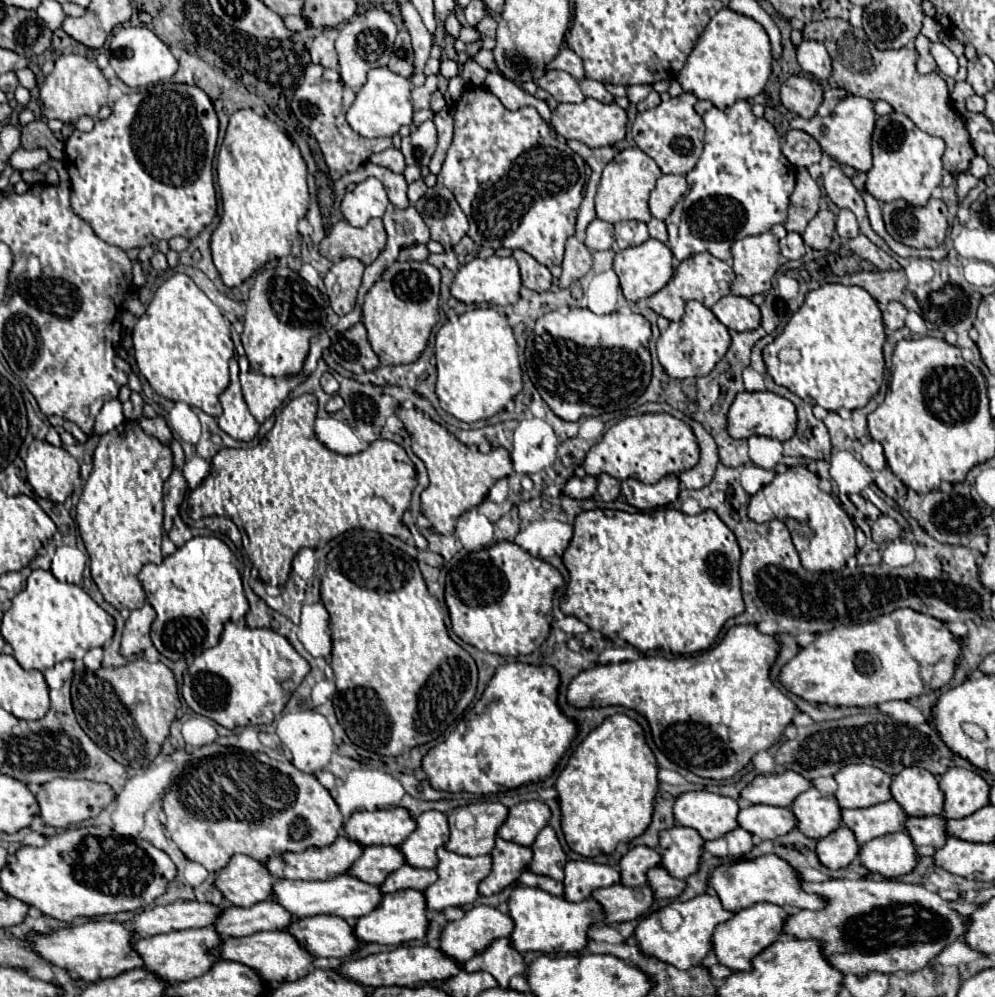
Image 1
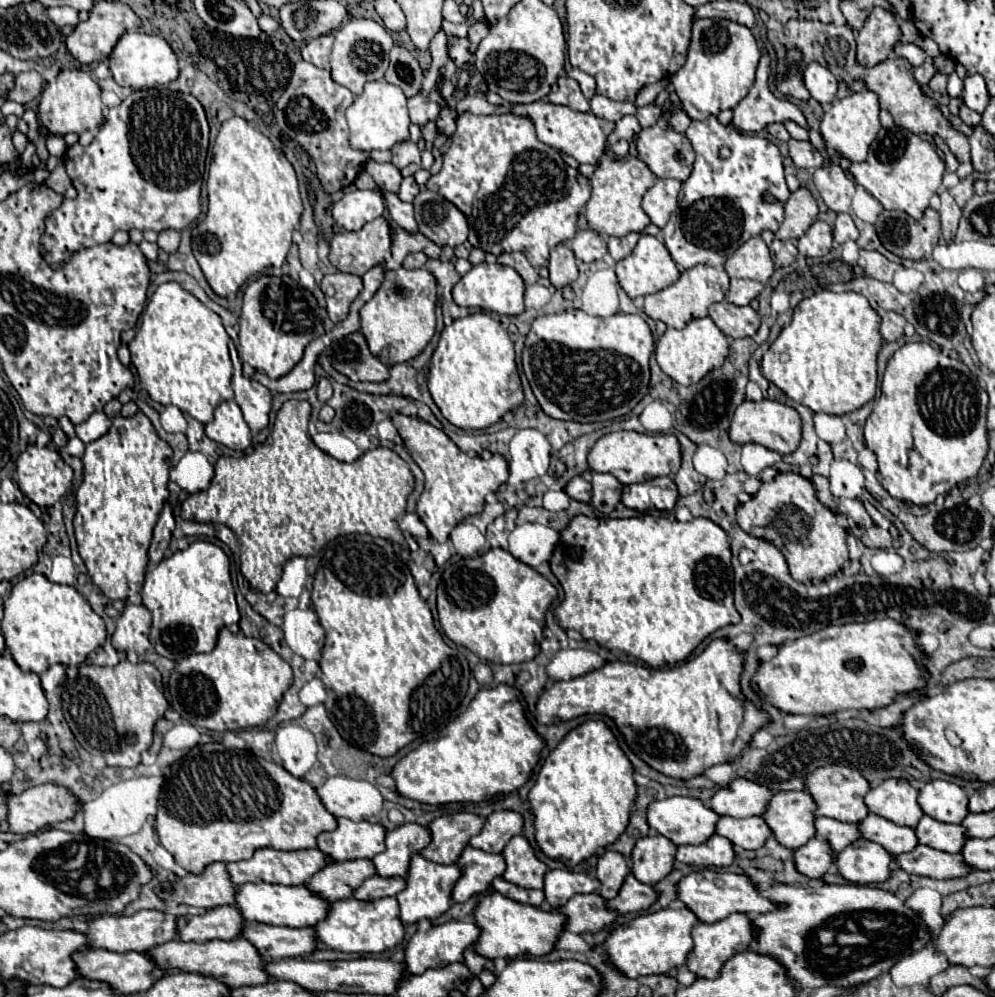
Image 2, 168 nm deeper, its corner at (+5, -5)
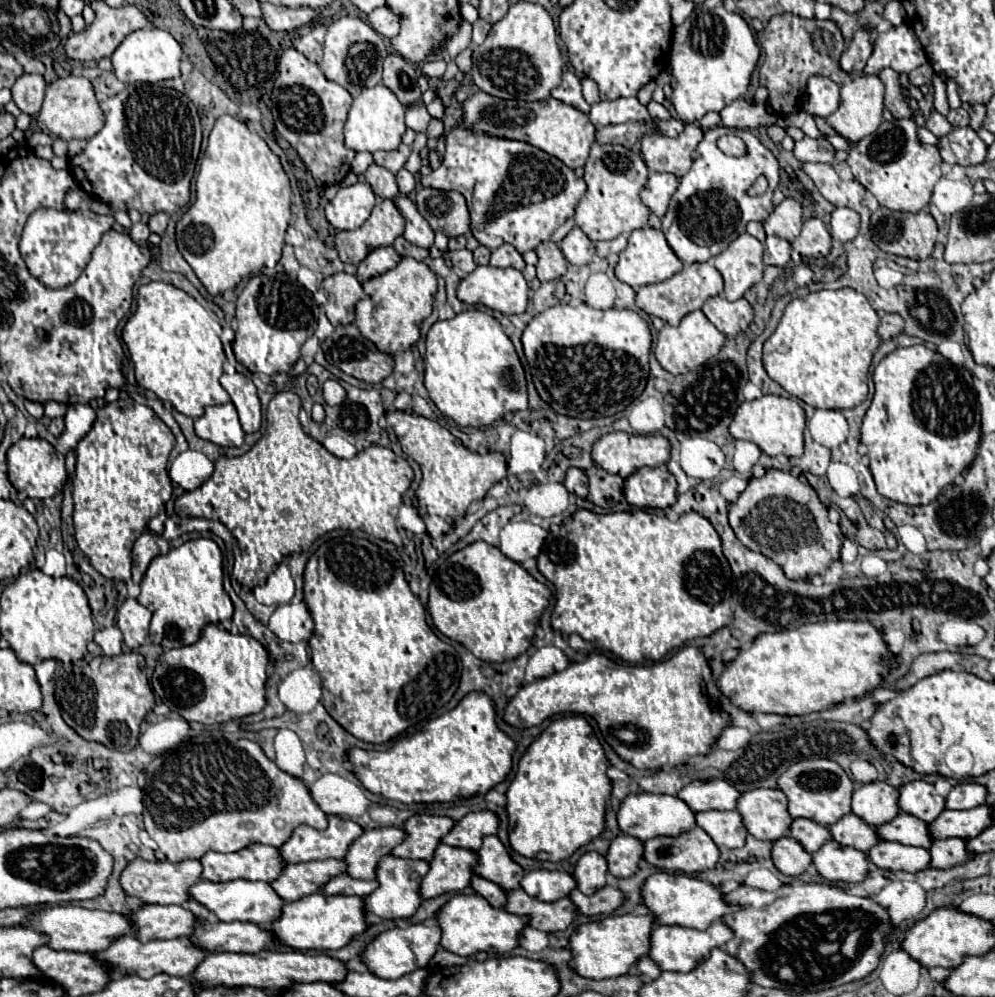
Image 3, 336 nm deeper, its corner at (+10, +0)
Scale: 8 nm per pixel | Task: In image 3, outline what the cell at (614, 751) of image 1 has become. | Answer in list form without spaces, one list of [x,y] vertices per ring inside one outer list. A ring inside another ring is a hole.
[[[581,715],[555,719],[527,749],[521,757],[517,775],[507,791],[507,813],[509,813],[509,841],[511,847],[538,861],[560,862],[569,859],[579,847],[591,843],[605,827],[607,801],[611,797],[611,779],[607,777],[607,755],[593,731]]]

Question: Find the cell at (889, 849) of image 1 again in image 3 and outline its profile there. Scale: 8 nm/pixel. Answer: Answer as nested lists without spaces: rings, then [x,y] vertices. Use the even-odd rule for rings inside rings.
[[[829,841],[813,853],[813,865],[833,883],[859,883],[869,873],[867,853],[837,845],[837,841]]]

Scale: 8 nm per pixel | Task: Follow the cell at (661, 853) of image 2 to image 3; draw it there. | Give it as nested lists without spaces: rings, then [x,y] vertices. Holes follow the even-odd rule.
[[[619,835],[613,839],[609,853],[607,853],[607,863],[609,871],[617,877],[633,877],[639,871],[639,861],[645,855],[645,843],[637,841],[637,837],[625,837]]]

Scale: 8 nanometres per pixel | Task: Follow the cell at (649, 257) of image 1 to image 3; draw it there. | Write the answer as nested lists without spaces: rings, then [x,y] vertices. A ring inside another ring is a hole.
[[[641,227],[631,233],[625,251],[619,253],[619,263],[615,265],[615,275],[619,281],[623,281],[631,287],[643,287],[643,285],[665,281],[665,279],[673,277],[679,269],[681,269],[681,261],[673,253],[673,249],[669,249],[665,235],[653,227]]]

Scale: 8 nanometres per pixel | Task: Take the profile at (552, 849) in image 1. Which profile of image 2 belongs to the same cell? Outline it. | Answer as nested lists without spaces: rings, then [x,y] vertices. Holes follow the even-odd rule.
[[[514,836],[502,850],[506,860],[506,870],[502,878],[520,888],[542,888],[542,878],[546,874],[546,866],[534,856],[532,846],[524,836]]]

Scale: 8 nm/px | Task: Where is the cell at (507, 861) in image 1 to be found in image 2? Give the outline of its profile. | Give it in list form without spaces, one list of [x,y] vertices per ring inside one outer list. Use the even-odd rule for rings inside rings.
[[[466,846],[456,860],[460,868],[460,878],[452,888],[454,902],[466,902],[474,894],[482,894],[490,888],[490,882],[502,874],[506,862],[502,862],[500,854],[486,854],[484,850],[474,850]]]

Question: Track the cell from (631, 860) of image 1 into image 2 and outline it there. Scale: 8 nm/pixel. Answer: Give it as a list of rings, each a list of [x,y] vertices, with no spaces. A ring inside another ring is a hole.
[[[606,850],[596,862],[596,878],[600,880],[598,894],[606,900],[614,898],[614,894],[618,894],[628,874],[630,874],[630,866],[626,864],[624,856],[614,850]]]

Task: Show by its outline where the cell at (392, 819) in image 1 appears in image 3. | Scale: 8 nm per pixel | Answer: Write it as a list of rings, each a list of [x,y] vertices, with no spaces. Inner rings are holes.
[[[329,815],[329,827],[319,831],[309,825],[299,825],[293,837],[279,847],[287,863],[319,861],[319,859],[343,859],[349,845],[361,837],[363,827],[351,819]]]

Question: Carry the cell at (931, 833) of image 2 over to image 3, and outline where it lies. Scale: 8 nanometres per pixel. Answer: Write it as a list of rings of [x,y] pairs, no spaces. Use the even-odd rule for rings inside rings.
[[[899,813],[891,823],[877,827],[877,835],[881,841],[897,841],[925,849],[929,849],[929,845],[933,843],[933,837],[929,837],[929,823],[909,813]]]

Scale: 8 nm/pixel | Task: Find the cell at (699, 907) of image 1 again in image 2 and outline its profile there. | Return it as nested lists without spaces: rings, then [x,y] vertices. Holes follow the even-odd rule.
[[[666,908],[654,914],[636,916],[626,926],[618,926],[606,936],[602,944],[606,950],[606,962],[628,978],[666,974],[682,968],[686,964],[686,954],[690,954],[690,930],[694,928],[694,924],[698,924],[698,918],[694,918],[694,914],[690,914],[690,910],[686,908]]]

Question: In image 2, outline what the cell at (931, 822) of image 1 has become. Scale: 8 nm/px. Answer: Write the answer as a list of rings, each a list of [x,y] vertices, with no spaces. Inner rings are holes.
[[[868,814],[862,822],[858,822],[858,832],[864,840],[880,844],[884,850],[888,850],[894,856],[910,852],[918,844],[912,828],[898,826],[876,814]]]

